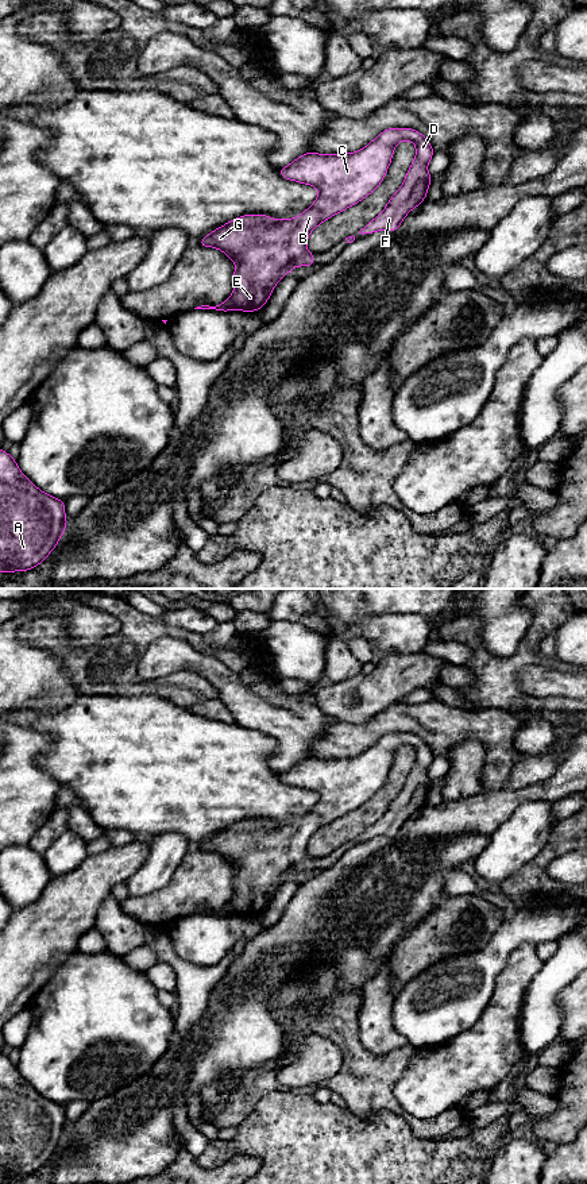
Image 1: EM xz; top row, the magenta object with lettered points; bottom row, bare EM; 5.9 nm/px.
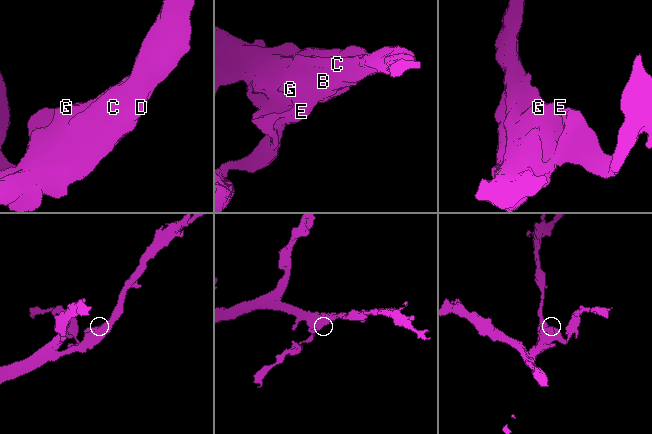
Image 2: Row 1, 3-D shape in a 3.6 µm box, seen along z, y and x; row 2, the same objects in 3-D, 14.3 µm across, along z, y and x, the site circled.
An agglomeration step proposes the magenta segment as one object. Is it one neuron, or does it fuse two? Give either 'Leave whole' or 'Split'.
Leave whole

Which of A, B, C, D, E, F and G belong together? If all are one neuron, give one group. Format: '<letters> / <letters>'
A B C D E F G

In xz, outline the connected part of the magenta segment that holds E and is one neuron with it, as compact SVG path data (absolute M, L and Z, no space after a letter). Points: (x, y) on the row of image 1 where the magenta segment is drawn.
M394 127L382 131L355 153L309 151L278 169L283 178L318 190L318 197L308 209L293 219L243 215L201 239L198 246L223 251L236 267L229 298L216 306L201 305L194 309L260 311L277 284L294 266L314 266L314 254L306 248L310 232L371 194L386 177L394 149L402 140L414 143L414 161L385 209L359 234L397 231L408 213L425 201L432 180L428 163L435 150L421 132Z

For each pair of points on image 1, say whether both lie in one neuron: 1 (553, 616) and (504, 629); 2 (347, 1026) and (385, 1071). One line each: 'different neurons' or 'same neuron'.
1: different neurons
2: same neuron

